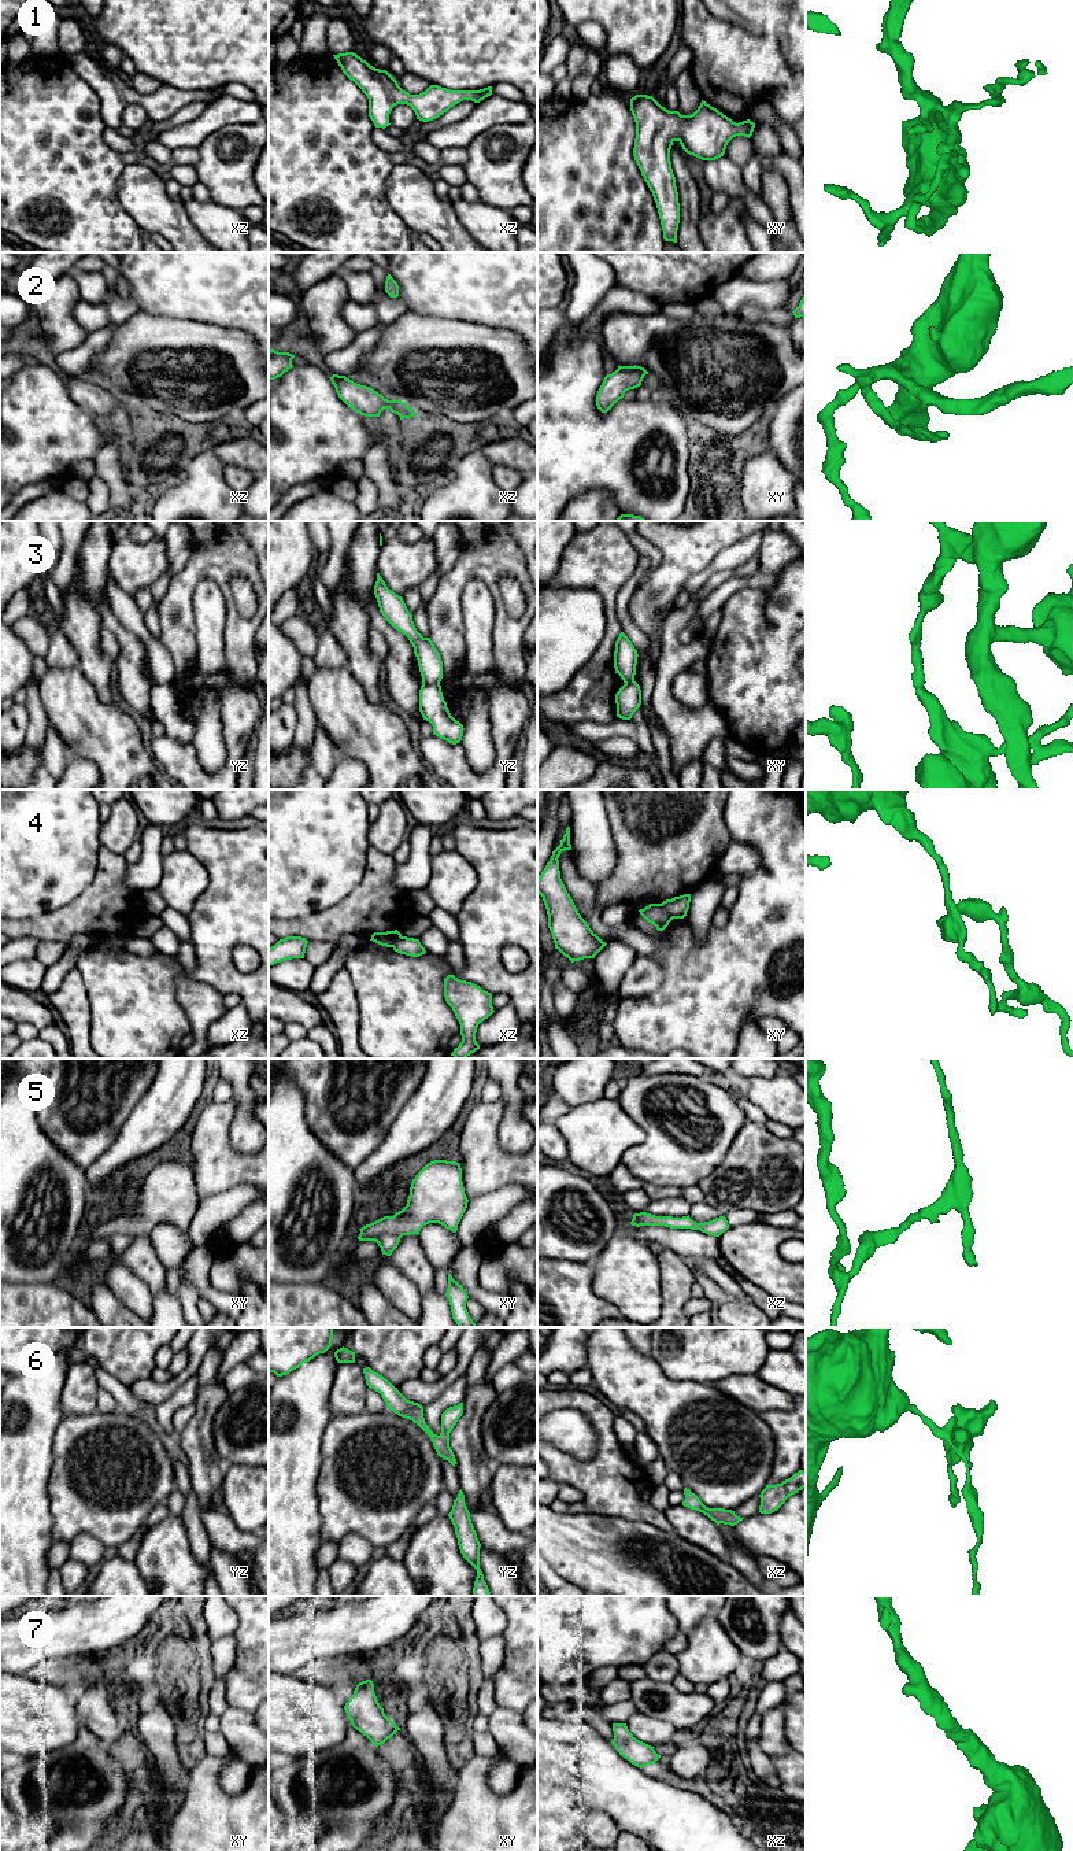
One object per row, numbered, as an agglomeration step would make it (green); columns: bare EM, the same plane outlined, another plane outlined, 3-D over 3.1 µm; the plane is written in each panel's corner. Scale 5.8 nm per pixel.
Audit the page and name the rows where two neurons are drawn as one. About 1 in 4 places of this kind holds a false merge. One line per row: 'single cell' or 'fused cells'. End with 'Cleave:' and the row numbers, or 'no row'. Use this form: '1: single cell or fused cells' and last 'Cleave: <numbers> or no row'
1: single cell
2: single cell
3: fused cells
4: fused cells
5: single cell
6: single cell
7: single cell
Cleave: 3, 4

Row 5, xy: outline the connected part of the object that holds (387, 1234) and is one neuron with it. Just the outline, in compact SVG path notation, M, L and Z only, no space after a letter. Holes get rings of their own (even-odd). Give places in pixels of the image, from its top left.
M430 1161L412 1179L407 1205L393 1216L384 1216L359 1229L358 1239L374 1241L382 1255L391 1256L403 1235L418 1235L429 1223L456 1233L467 1202L460 1164Z

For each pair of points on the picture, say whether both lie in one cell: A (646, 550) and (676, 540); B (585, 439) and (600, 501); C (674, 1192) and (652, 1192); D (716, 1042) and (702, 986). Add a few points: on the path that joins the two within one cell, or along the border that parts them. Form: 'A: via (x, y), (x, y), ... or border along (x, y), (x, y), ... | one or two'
A: border along (639, 535), (661, 553), (661, 564), (648, 579) | two
B: border along (568, 502), (592, 490), (606, 490), (618, 506) | two
C: via (669, 1192), (658, 1192) | one
D: via (709, 1029), (705, 1019), (705, 1000) | one

